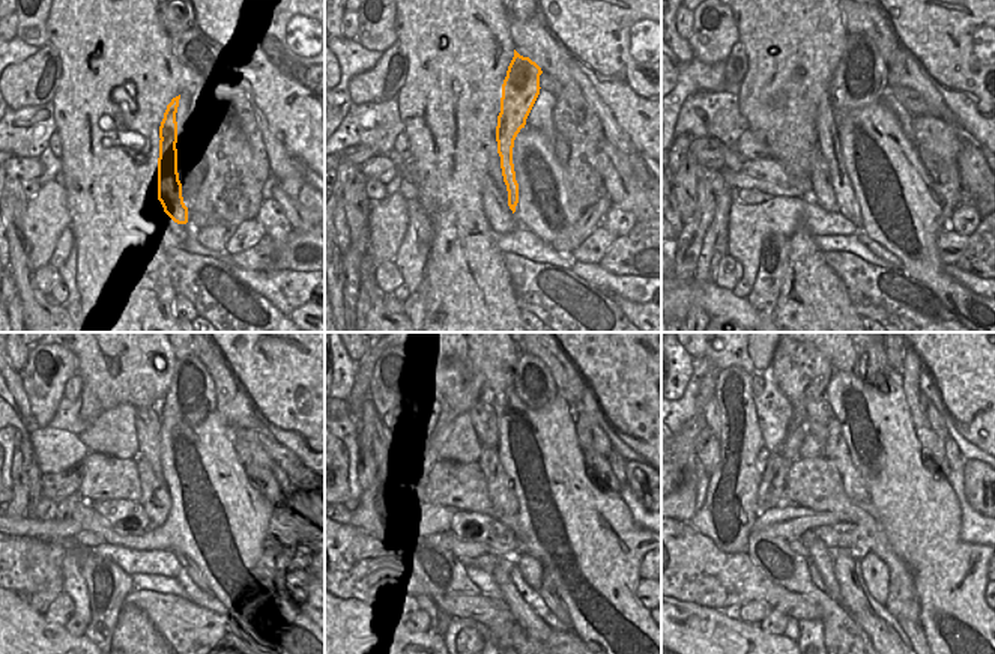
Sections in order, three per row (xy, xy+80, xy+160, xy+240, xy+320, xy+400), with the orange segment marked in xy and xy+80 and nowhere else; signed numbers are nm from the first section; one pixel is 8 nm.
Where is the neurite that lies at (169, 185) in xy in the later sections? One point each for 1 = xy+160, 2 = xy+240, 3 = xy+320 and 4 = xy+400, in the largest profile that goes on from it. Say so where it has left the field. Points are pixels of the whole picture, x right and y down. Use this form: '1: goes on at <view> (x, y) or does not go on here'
1: goes on at xy+160 (861, 75)
2: goes on at xy+240 (191, 399)
3: goes on at xy+320 (532, 382)
4: goes on at xy+400 (872, 366)

